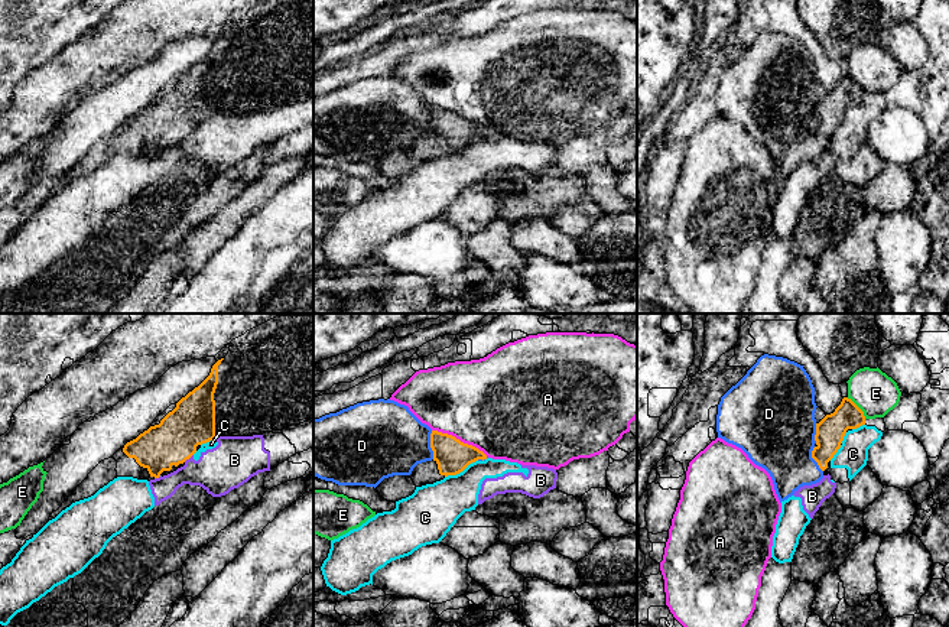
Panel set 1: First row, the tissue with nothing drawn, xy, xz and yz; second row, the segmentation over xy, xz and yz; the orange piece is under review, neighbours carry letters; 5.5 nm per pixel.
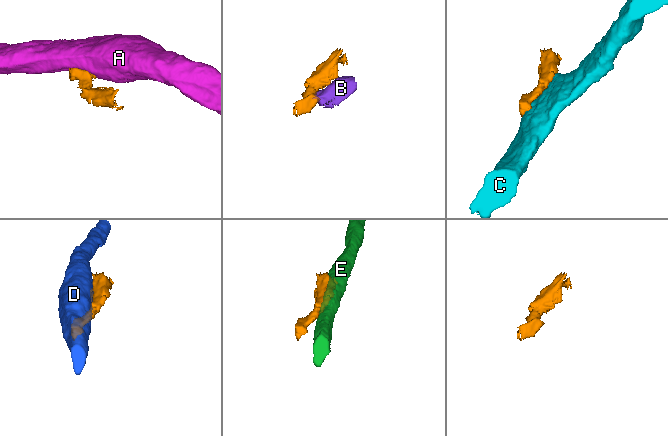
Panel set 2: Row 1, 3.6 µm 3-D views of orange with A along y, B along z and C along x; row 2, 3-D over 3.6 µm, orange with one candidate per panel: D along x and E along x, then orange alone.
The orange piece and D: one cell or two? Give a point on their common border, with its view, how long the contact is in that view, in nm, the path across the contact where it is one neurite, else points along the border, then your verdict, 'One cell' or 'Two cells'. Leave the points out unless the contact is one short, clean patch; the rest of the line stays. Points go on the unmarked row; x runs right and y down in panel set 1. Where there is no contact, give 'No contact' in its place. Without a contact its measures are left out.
Touches orange at xz (431, 122). Shared border 160 nm. Two cells

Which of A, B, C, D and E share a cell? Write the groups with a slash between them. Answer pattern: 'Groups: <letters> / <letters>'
Groups: A / B C / D / E

